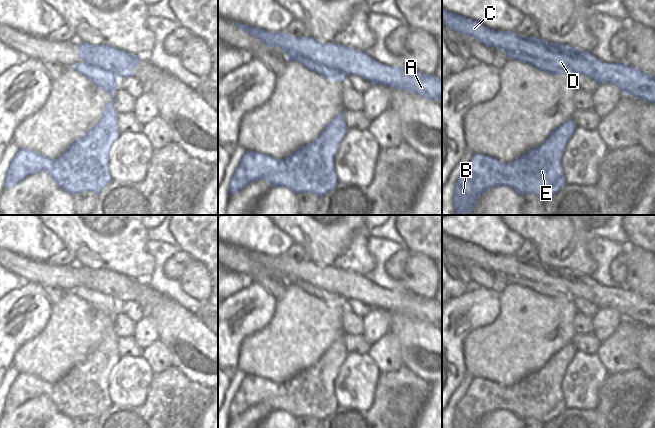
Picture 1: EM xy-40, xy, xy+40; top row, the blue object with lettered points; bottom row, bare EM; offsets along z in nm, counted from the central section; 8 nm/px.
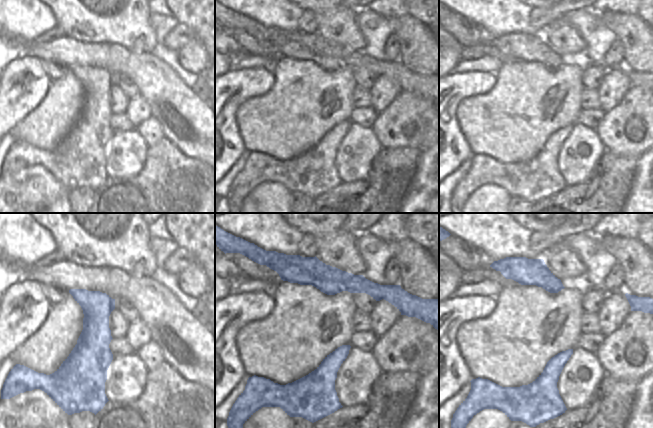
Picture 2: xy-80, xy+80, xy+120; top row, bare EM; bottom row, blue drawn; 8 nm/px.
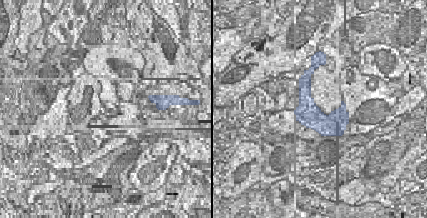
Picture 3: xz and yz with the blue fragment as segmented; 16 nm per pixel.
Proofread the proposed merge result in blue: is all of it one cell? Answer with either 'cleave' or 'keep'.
cleave

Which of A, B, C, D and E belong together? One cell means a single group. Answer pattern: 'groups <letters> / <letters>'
groups A C D / B E

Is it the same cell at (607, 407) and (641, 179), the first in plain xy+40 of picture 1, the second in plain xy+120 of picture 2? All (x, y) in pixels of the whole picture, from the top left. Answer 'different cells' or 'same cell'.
different cells

